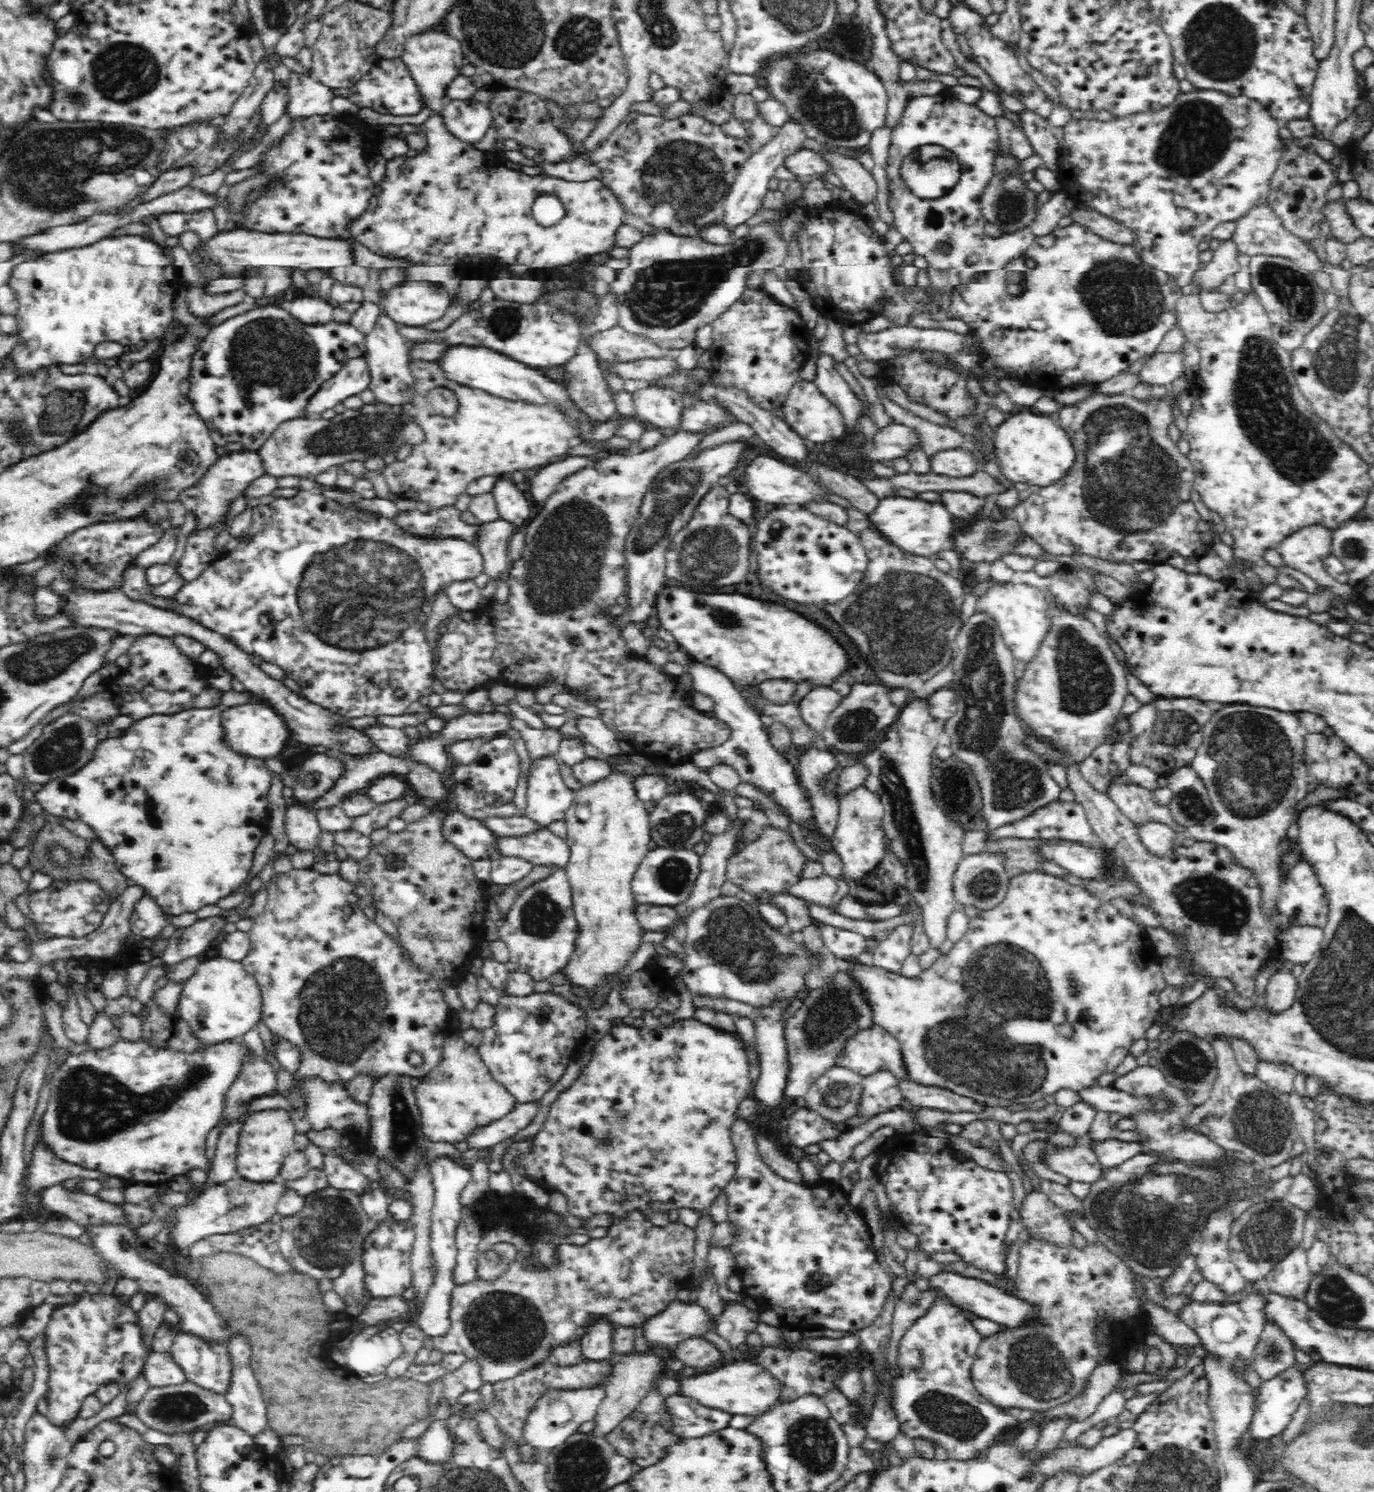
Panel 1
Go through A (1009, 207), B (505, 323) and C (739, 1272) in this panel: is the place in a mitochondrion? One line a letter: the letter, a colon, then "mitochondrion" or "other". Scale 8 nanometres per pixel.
A: mitochondrion
B: mitochondrion
C: other

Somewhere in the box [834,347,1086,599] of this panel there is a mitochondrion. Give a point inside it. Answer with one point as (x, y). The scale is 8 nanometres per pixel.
(994, 534)

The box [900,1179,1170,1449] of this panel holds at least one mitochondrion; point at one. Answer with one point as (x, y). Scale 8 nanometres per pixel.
(1040, 1368)

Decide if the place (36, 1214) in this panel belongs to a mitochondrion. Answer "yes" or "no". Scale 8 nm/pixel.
no

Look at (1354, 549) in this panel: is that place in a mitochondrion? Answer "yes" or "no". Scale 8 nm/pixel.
yes

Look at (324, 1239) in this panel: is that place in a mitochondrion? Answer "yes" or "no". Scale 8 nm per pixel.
yes

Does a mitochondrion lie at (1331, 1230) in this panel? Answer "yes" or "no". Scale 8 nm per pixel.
no

